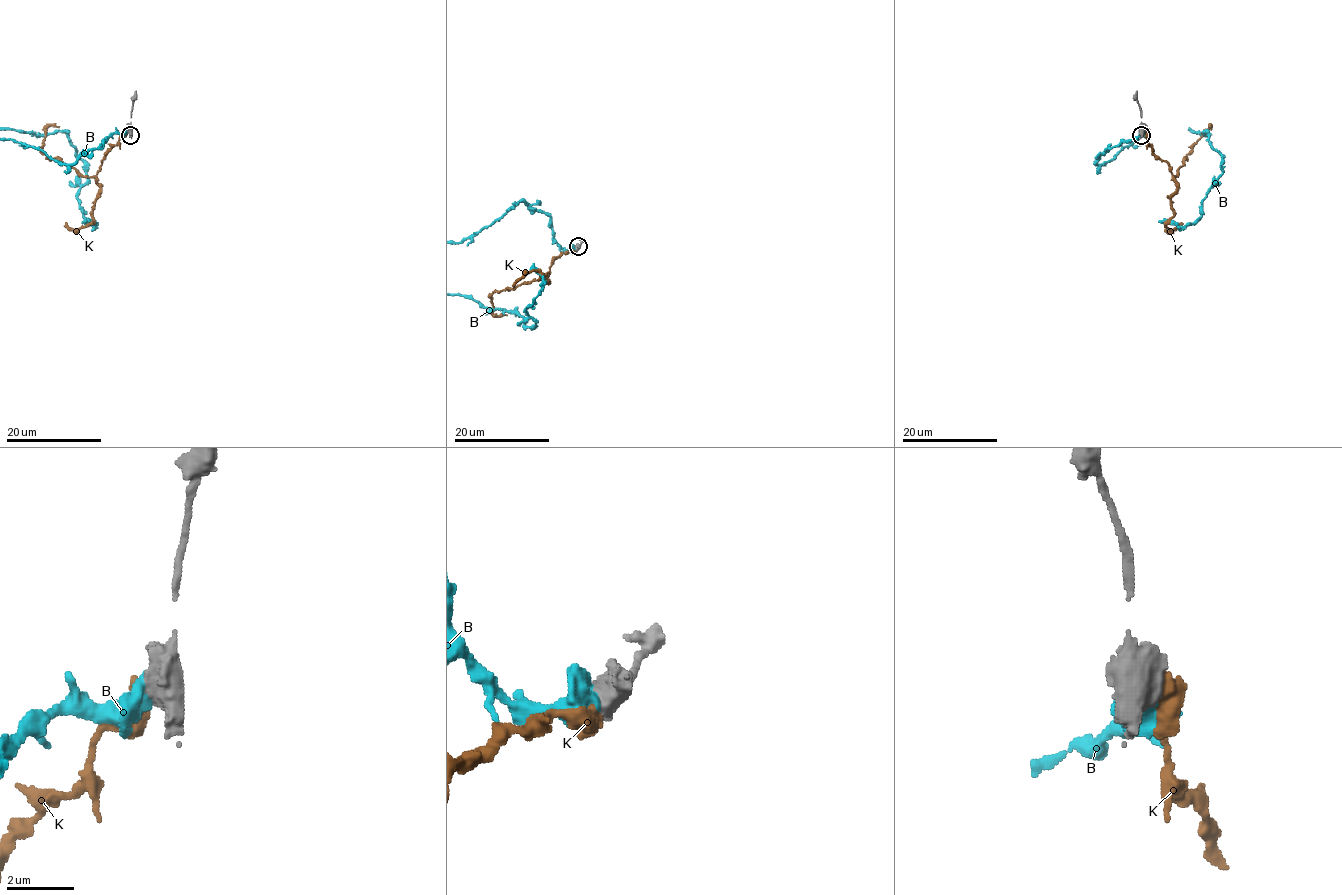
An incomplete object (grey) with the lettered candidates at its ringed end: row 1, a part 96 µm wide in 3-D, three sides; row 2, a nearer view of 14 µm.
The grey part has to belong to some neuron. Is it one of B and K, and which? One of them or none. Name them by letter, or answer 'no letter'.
no letter

